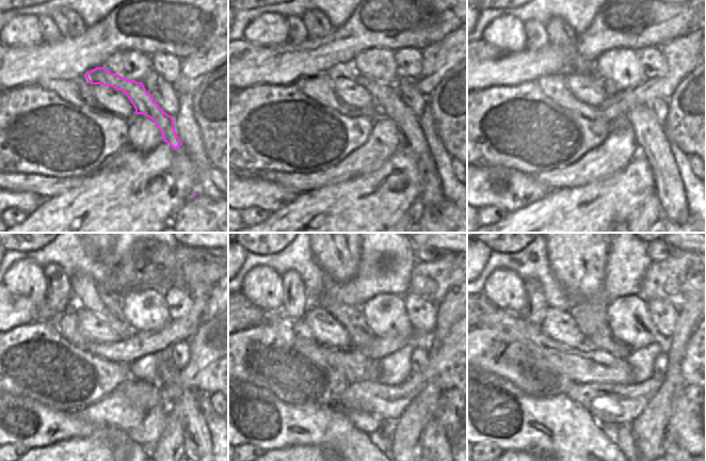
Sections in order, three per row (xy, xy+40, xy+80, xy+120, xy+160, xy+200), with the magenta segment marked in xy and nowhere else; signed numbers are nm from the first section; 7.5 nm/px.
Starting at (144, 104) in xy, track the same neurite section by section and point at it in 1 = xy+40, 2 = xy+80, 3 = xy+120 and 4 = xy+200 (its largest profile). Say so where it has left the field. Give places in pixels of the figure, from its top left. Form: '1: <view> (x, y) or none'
1: xy+40 (386, 101)
2: xy+80 (651, 139)
3: xy+120 (197, 444)
4: xy+200 (670, 449)

